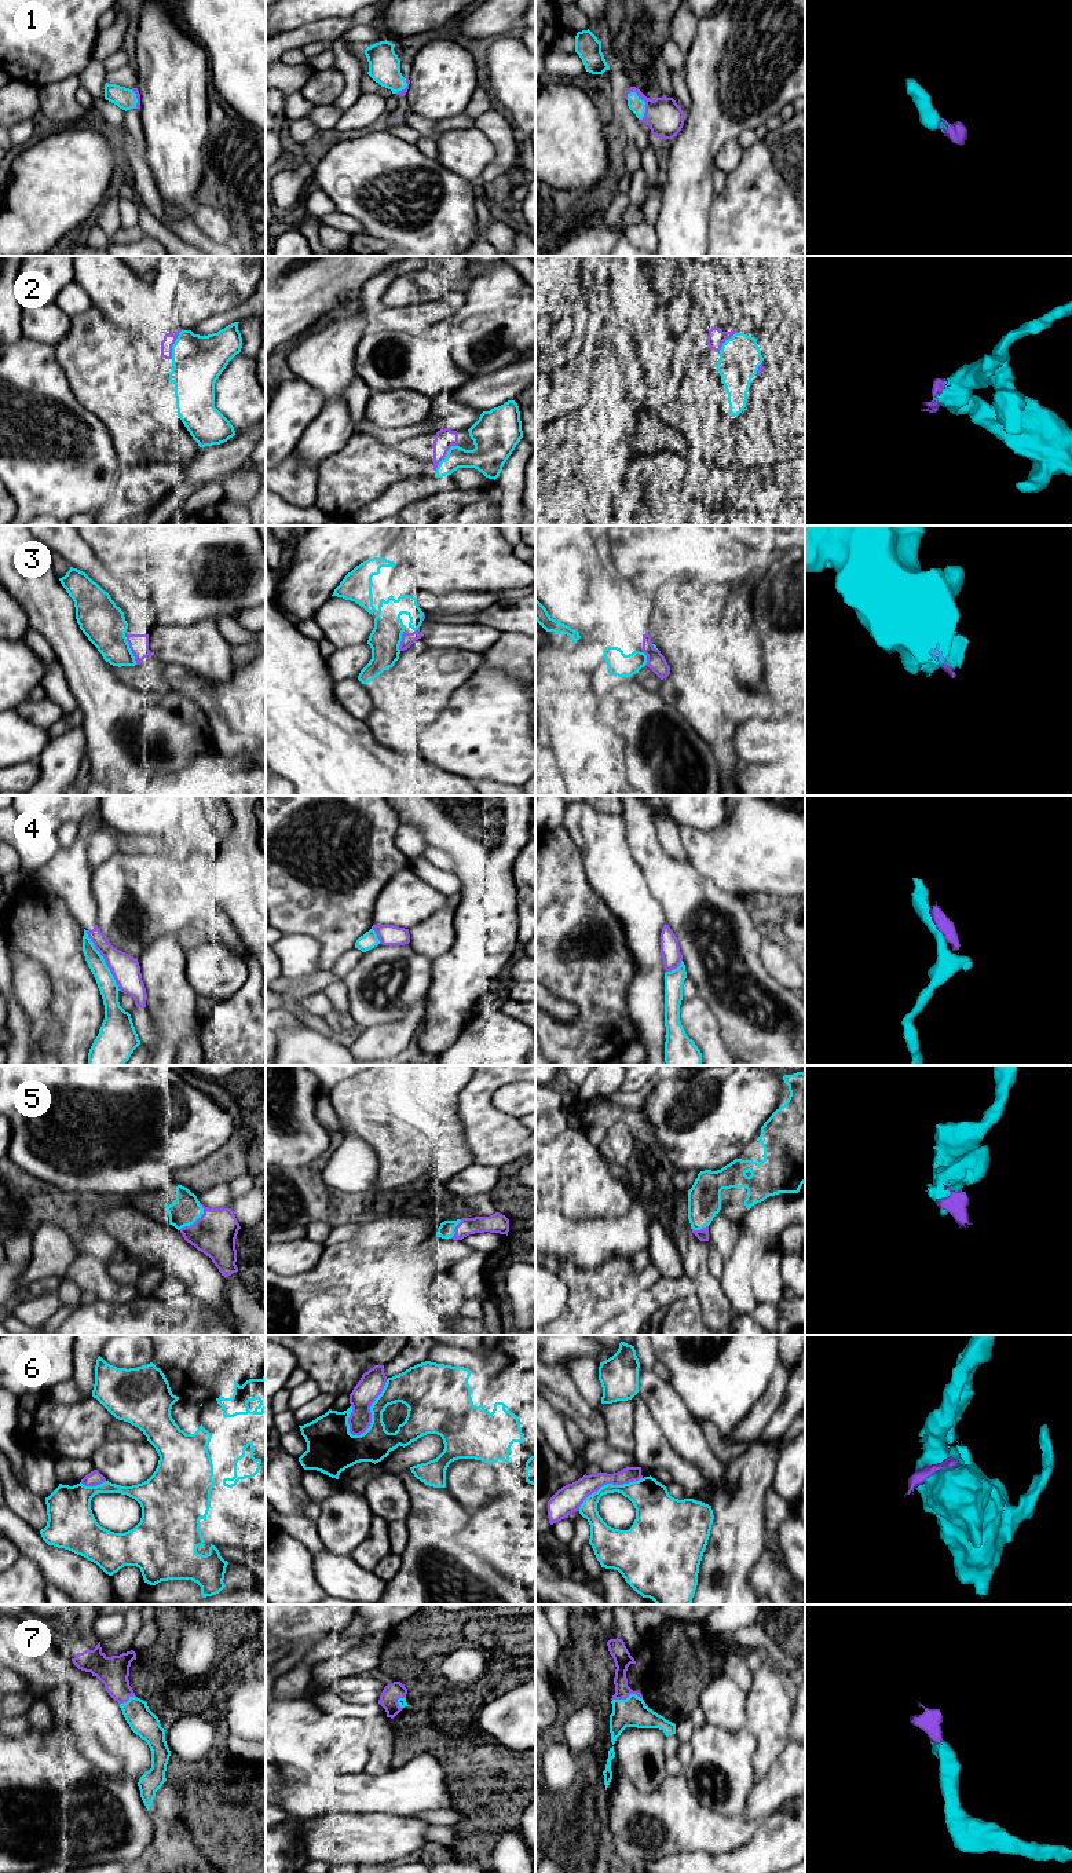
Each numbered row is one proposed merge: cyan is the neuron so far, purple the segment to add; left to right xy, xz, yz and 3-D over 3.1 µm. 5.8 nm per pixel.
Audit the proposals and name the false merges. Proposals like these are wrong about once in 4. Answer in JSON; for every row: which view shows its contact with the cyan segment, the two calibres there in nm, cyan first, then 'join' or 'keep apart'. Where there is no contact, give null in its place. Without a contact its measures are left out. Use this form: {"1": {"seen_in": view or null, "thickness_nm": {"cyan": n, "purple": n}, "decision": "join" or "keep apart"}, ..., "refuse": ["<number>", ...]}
{"1": {"seen_in": "yz", "thickness_nm": {"cyan": 90, "purple": 220}, "decision": "join"}, "2": {"seen_in": "xz", "thickness_nm": {"cyan": 200, "purple": 120}, "decision": "join"}, "3": {"seen_in": "xy", "thickness_nm": {"cyan": 240, "purple": 110}, "decision": "join"}, "4": {"seen_in": "xy", "thickness_nm": {"cyan": 110, "purple": 170}, "decision": "keep apart"}, "5": {"seen_in": "xy", "thickness_nm": {"cyan": 170, "purple": 240}, "decision": "join"}, "6": {"seen_in": "xz", "thickness_nm": {"cyan": 200, "purple": 150}, "decision": "keep apart"}, "7": {"seen_in": "yz", "thickness_nm": {"cyan": 180, "purple": 110}, "decision": "join"}, "refuse": ["4", "6"]}

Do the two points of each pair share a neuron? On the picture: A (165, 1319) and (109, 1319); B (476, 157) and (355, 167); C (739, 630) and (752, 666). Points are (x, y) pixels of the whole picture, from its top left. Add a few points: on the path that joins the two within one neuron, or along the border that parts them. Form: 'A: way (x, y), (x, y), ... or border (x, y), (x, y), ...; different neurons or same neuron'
A: way (152, 1319), (123, 1319); same neuron
B: border (436, 158), (445, 167), (465, 178); different neurons
C: way (745, 639), (747, 658); same neuron

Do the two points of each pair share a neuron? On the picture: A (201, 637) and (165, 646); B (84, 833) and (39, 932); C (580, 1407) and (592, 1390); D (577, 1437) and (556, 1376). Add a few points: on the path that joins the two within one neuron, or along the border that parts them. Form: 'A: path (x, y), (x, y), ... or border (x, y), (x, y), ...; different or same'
A: path (193, 644), (174, 644); same
B: border (30, 881), (55, 892), (76, 919); different
C: border (567, 1372), (580, 1394), (596, 1408); different
D: border (564, 1416), (569, 1416), (588, 1440); different

